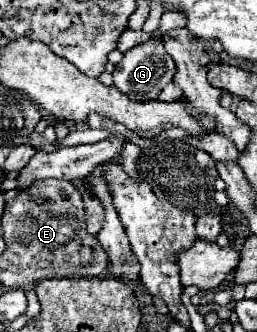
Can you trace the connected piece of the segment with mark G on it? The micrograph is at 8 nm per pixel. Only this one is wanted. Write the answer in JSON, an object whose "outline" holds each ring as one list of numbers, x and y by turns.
{"outline":[[150,39,124,53,124,59,114,69,114,87,134,101,152,101,172,81,174,73,174,59,166,53,162,39]]}

